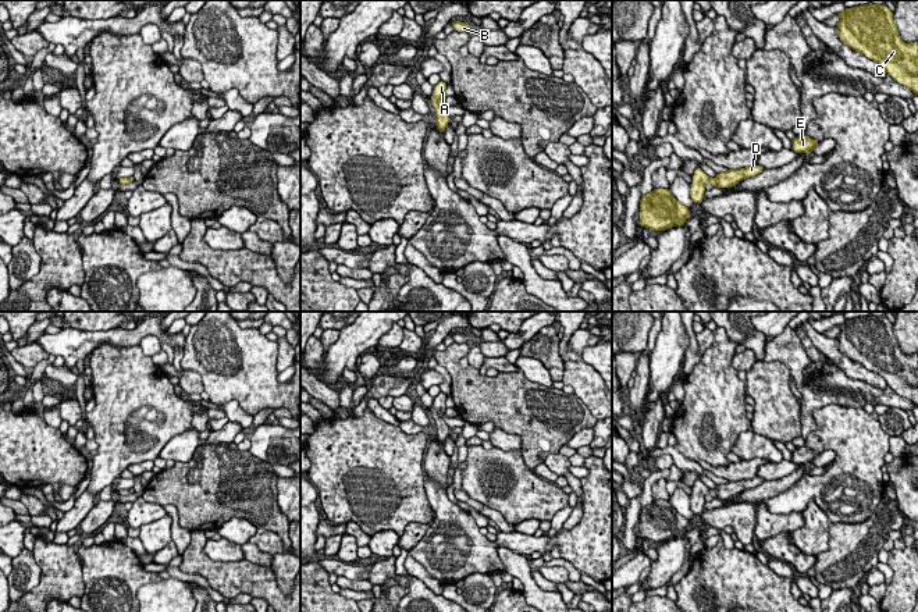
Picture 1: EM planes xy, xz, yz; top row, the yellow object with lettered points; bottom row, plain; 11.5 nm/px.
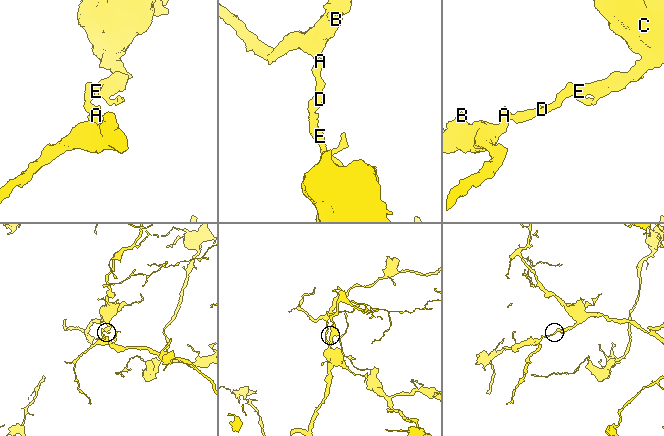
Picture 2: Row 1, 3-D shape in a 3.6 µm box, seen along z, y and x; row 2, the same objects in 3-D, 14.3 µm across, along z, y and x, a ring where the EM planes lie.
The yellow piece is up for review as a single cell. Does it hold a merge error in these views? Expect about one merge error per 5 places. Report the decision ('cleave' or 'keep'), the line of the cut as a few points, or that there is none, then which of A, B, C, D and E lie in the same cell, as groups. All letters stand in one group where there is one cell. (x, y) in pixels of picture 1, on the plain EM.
keep | no cut | A B C D E

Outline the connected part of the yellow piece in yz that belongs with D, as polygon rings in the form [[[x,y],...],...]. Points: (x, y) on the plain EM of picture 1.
[[[754,477],[754,478],[746,478],[736,483],[729,481],[726,484],[718,485],[716,490],[711,490],[698,478],[693,487],[690,508],[693,513],[698,516],[702,513],[702,508],[705,504],[704,498],[707,494],[709,494],[712,498],[716,498],[716,499],[730,499],[730,498],[734,498],[737,494],[743,492],[744,490],[755,488],[762,483],[764,480],[761,477]]]

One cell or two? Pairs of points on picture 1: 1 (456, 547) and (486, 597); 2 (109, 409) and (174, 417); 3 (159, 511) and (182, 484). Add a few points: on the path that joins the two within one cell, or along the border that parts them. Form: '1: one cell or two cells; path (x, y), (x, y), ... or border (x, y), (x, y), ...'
1: two cells; border (490, 572), (472, 572), (463, 577)
2: one cell; path (125, 409), (139, 406), (143, 411), (157, 411)
3: two cells; border (142, 497), (163, 506)

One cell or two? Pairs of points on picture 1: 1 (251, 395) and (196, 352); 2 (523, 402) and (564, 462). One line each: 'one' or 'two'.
1: one
2: two

